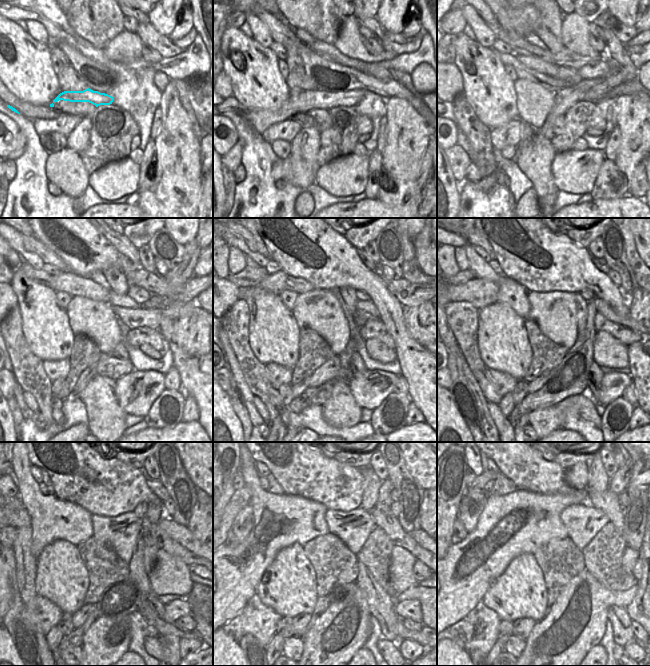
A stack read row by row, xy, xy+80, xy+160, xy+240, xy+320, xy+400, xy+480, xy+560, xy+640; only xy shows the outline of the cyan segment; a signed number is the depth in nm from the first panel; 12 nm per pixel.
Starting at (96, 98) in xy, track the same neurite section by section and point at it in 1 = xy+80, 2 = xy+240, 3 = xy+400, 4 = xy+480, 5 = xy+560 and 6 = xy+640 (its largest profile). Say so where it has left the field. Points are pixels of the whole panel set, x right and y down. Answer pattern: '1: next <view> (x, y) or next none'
1: next xy+80 (261, 120)
2: next xy+240 (187, 292)
3: next none
4: next none
5: next none
6: next none

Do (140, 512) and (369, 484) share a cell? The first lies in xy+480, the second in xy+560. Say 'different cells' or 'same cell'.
same cell

